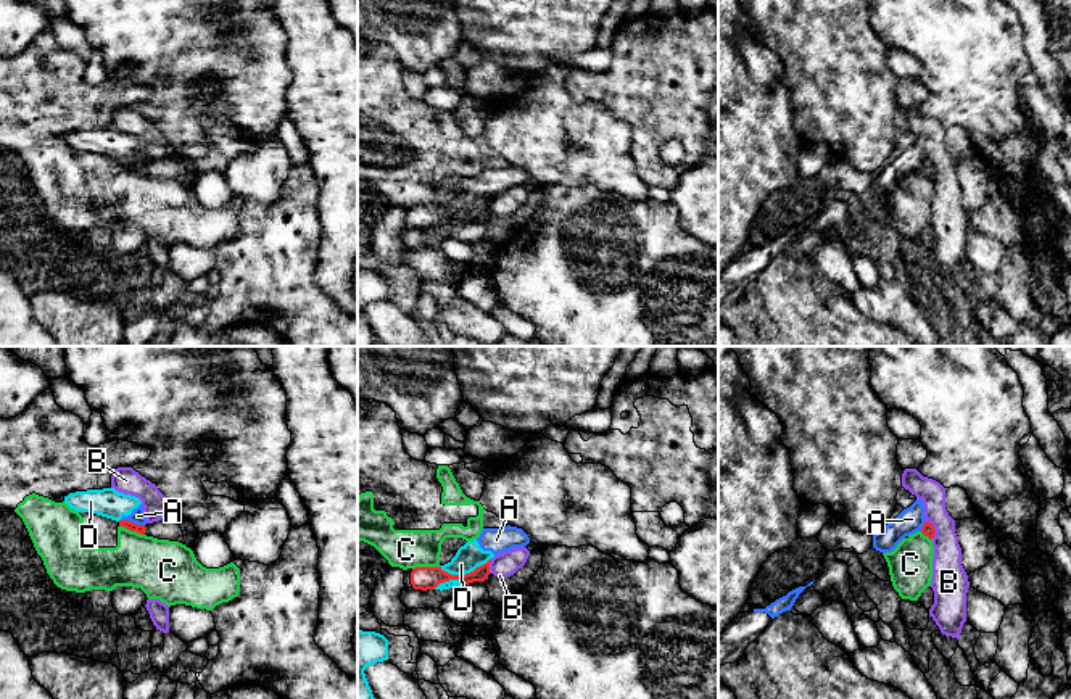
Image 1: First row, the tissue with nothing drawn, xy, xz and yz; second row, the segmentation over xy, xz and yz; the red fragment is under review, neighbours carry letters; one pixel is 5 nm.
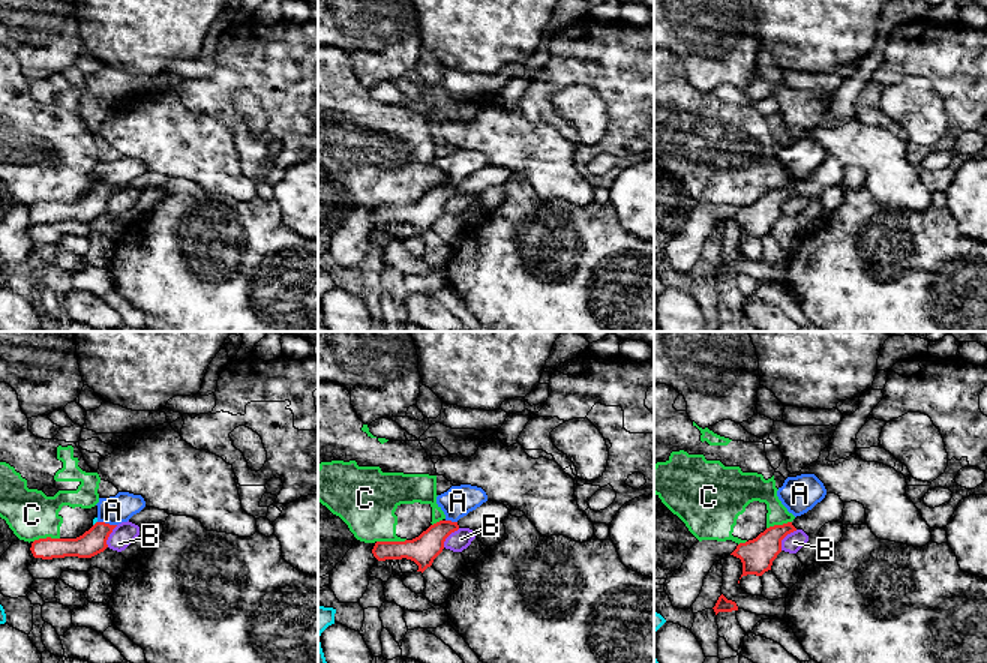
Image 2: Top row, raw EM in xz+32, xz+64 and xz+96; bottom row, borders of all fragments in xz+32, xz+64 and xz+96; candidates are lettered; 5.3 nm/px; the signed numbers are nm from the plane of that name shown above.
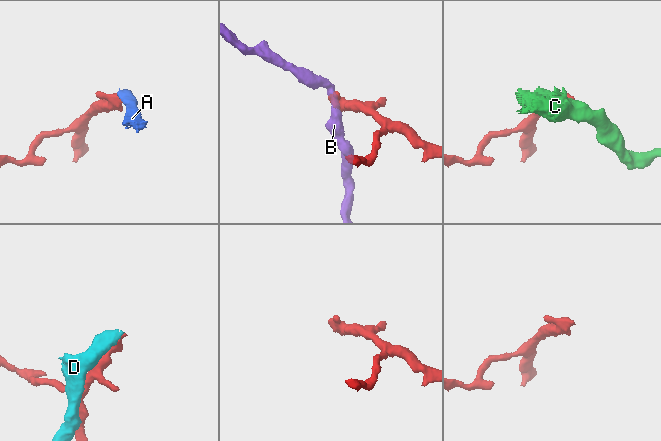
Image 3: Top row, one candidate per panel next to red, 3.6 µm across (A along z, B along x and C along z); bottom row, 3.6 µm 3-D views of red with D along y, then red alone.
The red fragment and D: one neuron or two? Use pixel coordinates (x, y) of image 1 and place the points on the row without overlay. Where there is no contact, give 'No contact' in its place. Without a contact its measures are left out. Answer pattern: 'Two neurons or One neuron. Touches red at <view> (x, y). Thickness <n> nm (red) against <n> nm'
Two neurons. Touches red at xz (466, 213). Thickness 120 nm (red) against 130 nm

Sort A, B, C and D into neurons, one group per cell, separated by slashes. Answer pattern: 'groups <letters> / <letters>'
groups A D / B / C

